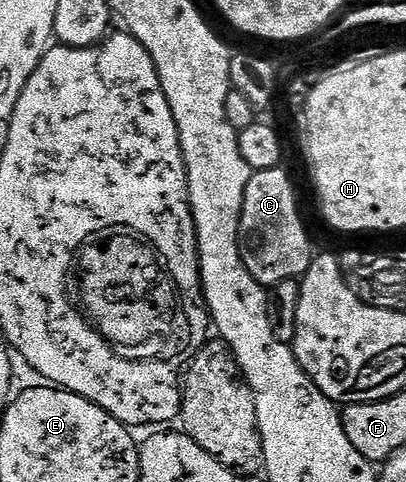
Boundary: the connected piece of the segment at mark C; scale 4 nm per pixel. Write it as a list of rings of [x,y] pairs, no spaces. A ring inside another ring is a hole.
[[[283,166],[275,167],[274,169],[266,169],[265,171],[253,171],[250,181],[246,185],[246,197],[242,201],[242,217],[240,218],[240,241],[242,253],[242,261],[246,265],[246,269],[250,269],[250,277],[254,277],[254,281],[261,283],[265,289],[271,289],[277,287],[282,281],[287,279],[299,280],[304,274],[308,272],[309,265],[312,264],[314,258],[314,250],[312,251],[312,243],[308,240],[308,231],[304,228],[306,225],[305,220],[302,218],[302,207],[298,202],[298,197],[296,201],[296,191],[292,188],[292,179],[290,176],[284,172],[285,168]]]

